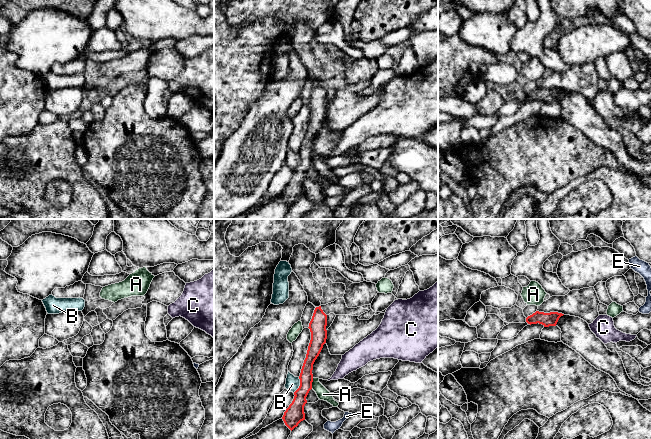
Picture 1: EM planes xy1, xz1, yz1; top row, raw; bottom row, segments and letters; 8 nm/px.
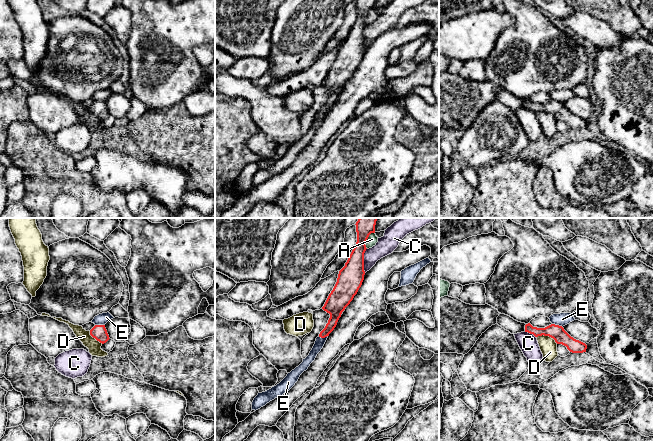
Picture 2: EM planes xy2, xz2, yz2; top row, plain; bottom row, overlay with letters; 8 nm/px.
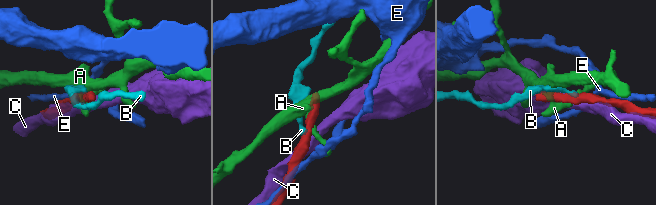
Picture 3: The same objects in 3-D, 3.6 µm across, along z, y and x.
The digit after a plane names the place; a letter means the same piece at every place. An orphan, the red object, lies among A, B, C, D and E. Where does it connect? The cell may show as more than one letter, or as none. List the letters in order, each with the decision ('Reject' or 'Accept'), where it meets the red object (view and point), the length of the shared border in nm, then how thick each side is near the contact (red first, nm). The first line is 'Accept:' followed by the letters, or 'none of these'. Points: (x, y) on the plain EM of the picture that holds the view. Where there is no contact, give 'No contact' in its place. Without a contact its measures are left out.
Accept: none of these
A: Reject. Touches red at xz2 (367, 14). Shared border 150 nm. Thickness 150 nm (red) against 80 nm
B: Reject. Touches red at xz1 (300, 161). Shared border 140 nm. Thickness 160 nm (red) against 110 nm
C: Reject. Touches red at xz2 (363, 36). Shared border 200 nm. Thickness 200 nm (red) against 150 nm
D: Reject. Touches red at yz2 (547, 111). Shared border 190 nm. Thickness 120 nm (red) against 140 nm
E: Reject. Touches red at yz2 (557, 101). Shared border 90 nm. Thickness 120 nm (red) against 110 nm

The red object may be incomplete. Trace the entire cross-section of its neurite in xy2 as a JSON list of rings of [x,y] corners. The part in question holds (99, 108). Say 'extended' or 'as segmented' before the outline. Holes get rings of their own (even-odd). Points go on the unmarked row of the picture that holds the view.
as segmented; [[[95,101],[90,106],[90,111],[102,120],[106,119],[110,115],[105,101]]]

